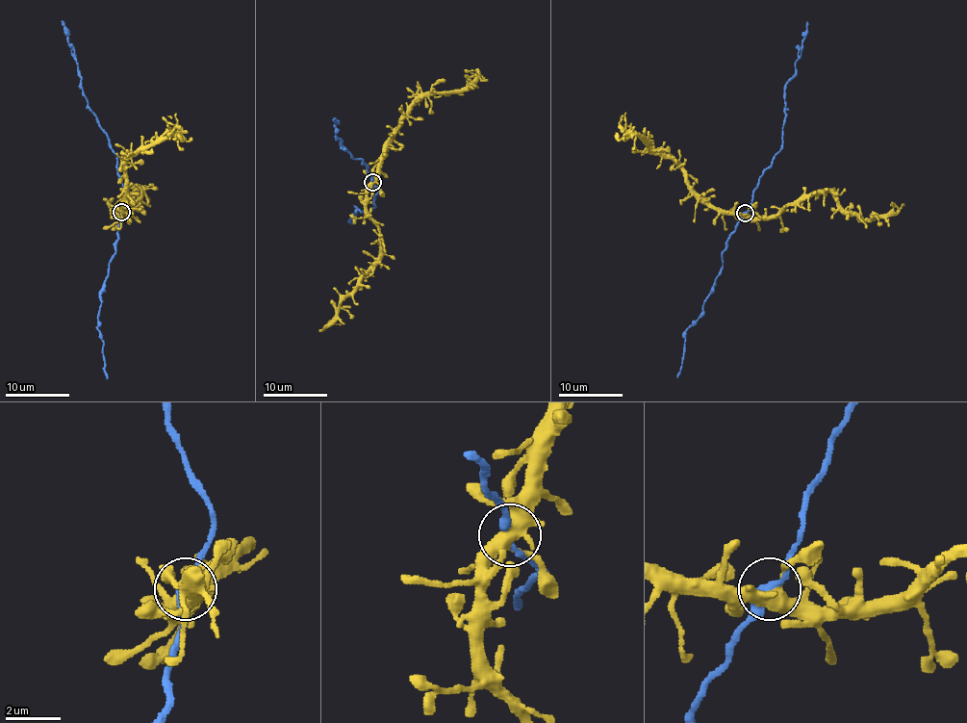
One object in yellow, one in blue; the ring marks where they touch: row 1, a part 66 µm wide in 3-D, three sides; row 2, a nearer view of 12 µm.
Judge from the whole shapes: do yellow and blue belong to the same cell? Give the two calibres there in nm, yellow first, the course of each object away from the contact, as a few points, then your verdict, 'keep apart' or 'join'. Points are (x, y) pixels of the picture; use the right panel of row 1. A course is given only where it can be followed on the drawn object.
400 nm thick on the yellow side, 320 nm on the other; yellow runs (745, 214), (728, 214), (713, 209), (689, 185), (688, 175), (678, 166), (619, 125), (623, 116); blue runs (745, 214), (763, 171), (781, 150), (785, 87), (795, 73), (798, 51), (807, 21); join

